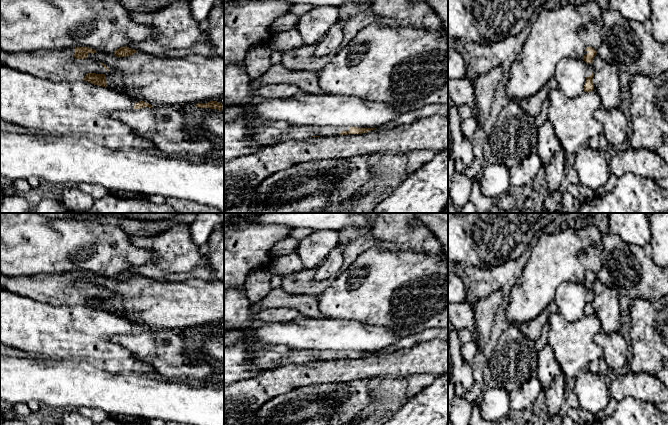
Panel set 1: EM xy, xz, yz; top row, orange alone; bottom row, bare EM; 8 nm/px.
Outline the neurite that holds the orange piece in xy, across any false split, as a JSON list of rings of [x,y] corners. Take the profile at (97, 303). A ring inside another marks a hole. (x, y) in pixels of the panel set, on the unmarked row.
[[[71,271],[61,274],[39,274],[30,277],[6,277],[0,275],[0,289],[27,296],[51,305],[85,304],[94,309],[107,311],[106,297],[109,292],[97,283],[100,279],[89,271]]]

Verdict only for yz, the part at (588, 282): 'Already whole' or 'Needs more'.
Needs more

